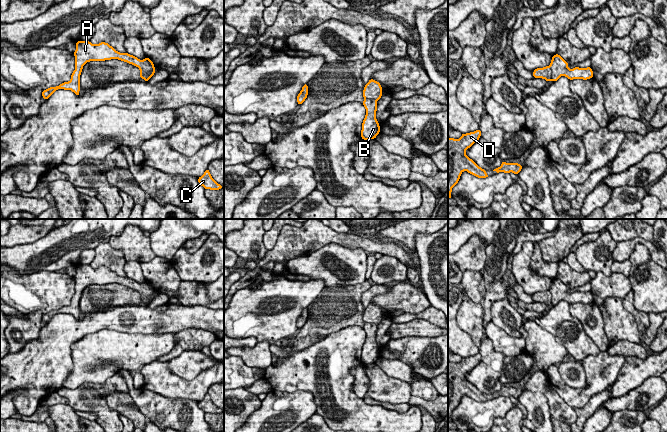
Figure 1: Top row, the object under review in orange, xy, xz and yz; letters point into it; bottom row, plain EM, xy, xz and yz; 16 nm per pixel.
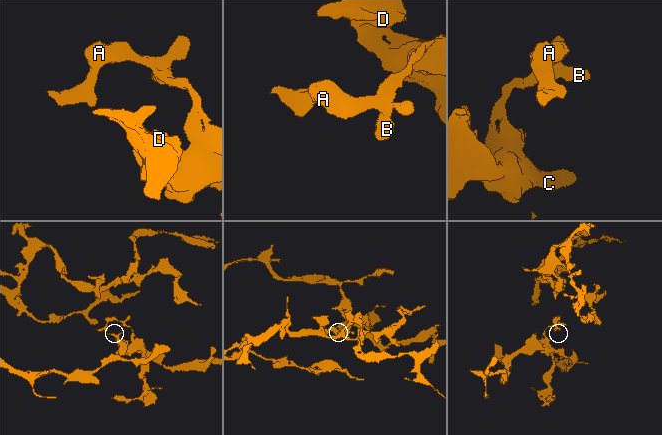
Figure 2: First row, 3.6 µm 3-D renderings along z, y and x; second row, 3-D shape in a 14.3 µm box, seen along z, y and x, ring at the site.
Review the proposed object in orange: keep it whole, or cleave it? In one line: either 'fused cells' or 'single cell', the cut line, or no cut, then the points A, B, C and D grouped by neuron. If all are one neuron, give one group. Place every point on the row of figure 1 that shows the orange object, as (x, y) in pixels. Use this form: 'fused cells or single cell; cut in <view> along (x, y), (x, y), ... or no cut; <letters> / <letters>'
fused cells; cut in yz along (549, 66), (552, 72), (552, 79); A B / C D

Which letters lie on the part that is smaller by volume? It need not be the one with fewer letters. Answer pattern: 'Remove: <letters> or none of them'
Remove: A, B

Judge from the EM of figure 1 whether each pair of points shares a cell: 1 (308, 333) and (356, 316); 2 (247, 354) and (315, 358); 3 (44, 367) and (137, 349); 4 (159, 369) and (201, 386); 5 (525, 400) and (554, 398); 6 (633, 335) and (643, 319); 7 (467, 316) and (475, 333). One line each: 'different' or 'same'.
1: same
2: different
3: different
4: same
5: different
6: different
7: same

